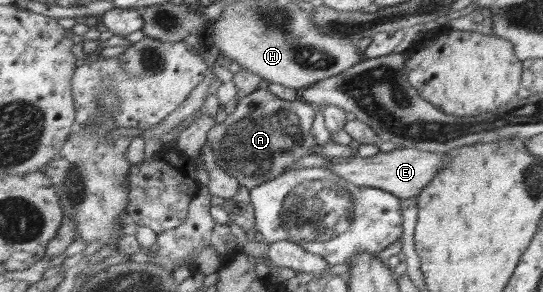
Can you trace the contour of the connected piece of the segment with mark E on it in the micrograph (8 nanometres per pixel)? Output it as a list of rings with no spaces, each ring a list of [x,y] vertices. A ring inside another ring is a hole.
[[[403,147],[402,149],[395,148],[390,152],[378,152],[370,157],[362,157],[362,155],[357,154],[348,163],[336,163],[336,165],[326,167],[326,169],[350,184],[357,185],[357,187],[372,187],[390,193],[398,199],[407,199],[418,196],[425,185],[428,185],[432,180],[432,177],[435,177],[437,172],[445,169],[448,165],[449,159],[444,153]]]

